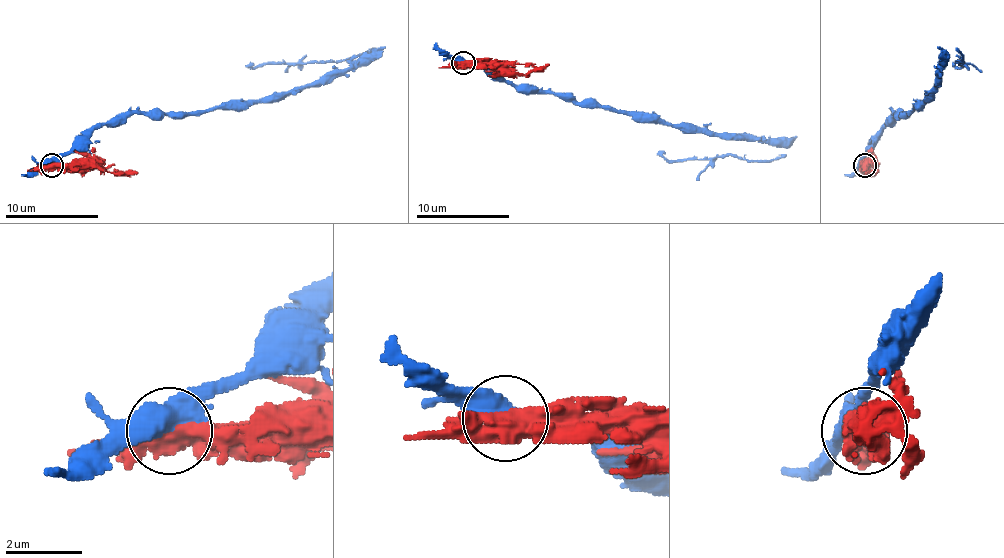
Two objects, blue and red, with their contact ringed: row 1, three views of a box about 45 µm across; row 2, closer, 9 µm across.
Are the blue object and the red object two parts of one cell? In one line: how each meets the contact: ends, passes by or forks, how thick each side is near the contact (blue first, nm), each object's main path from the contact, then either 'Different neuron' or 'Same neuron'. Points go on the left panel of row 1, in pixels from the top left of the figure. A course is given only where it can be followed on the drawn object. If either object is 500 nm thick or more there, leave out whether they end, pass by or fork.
Thickness 500 nm (blue) against 550 nm. Course of blue: (51, 164), (107, 123), (244, 109), (330, 83), (374, 51), (334, 62), (251, 62). Course of red: (51, 164), (95, 164), (114, 174), (137, 171). Different neuron

